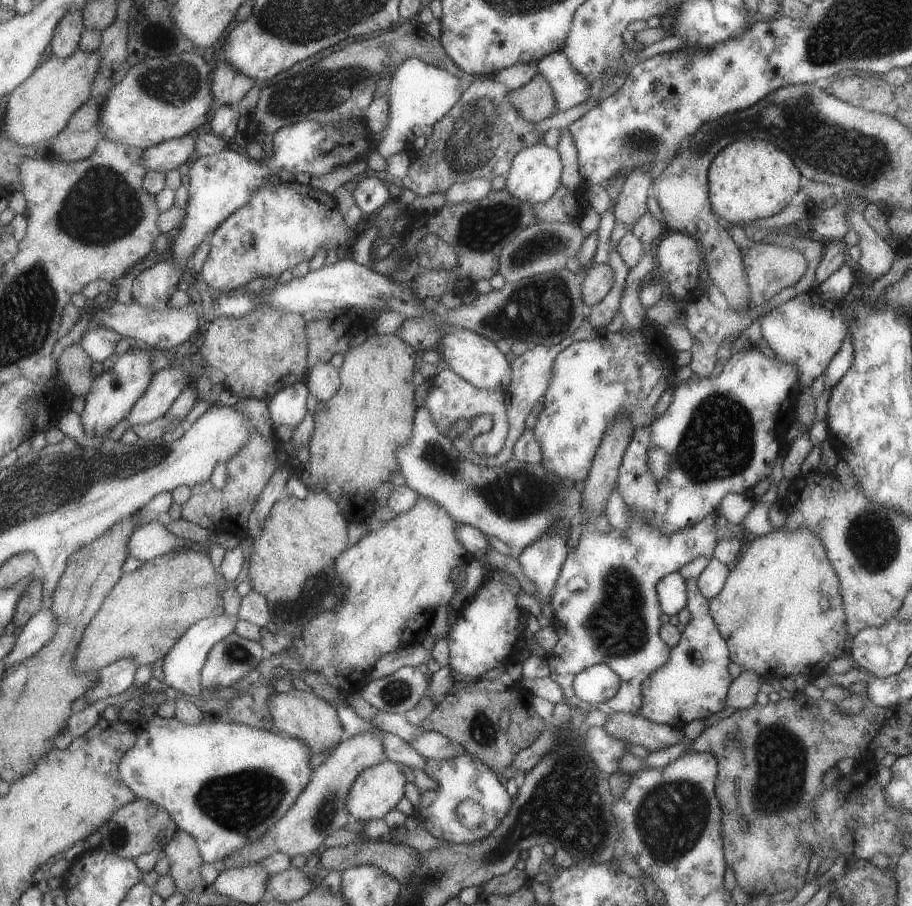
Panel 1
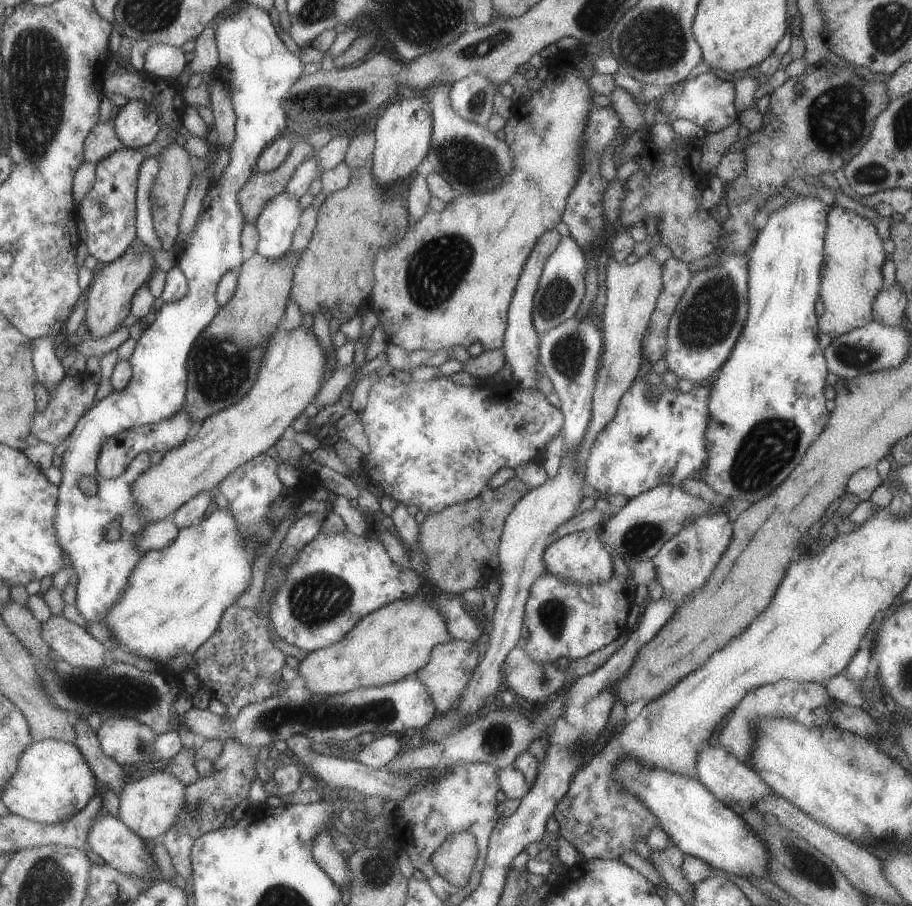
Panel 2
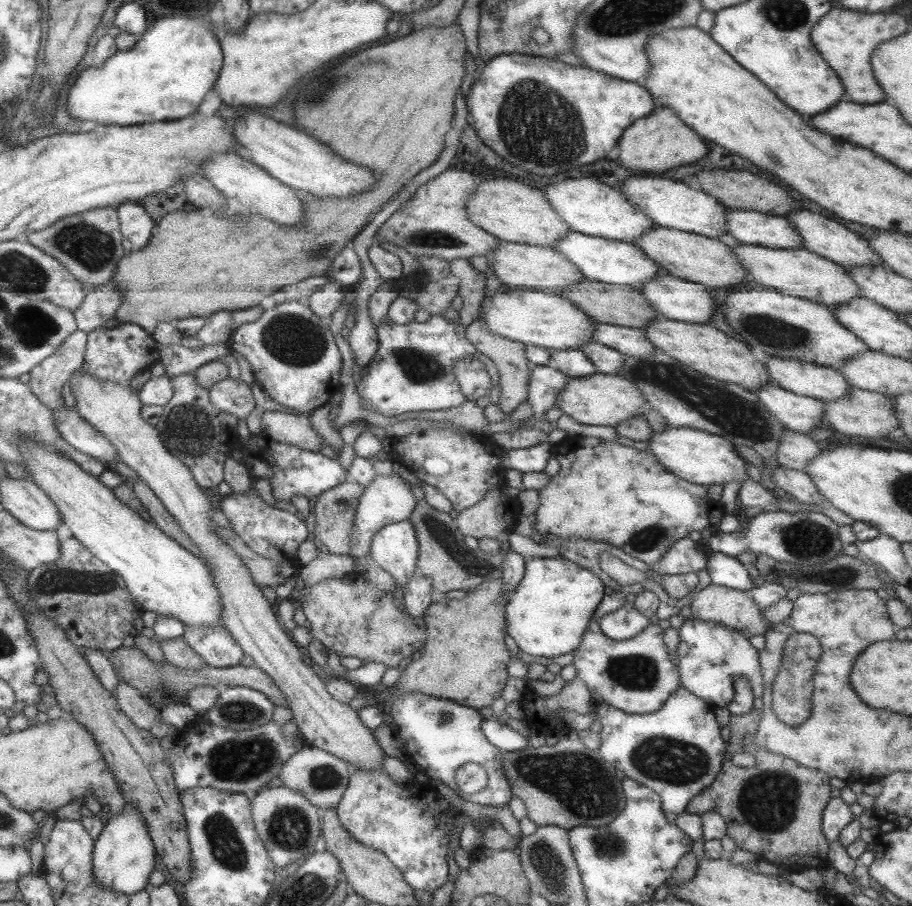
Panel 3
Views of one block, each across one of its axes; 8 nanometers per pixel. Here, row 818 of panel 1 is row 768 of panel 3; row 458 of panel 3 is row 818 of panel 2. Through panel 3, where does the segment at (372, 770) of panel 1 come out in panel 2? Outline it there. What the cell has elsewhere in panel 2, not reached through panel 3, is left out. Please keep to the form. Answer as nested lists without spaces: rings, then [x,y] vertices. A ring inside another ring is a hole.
[[[159,770],[145,776],[137,776],[134,780],[127,780],[123,785],[119,799],[119,819],[121,819],[137,836],[151,841],[160,839],[175,821],[184,803],[184,785],[169,771]]]

